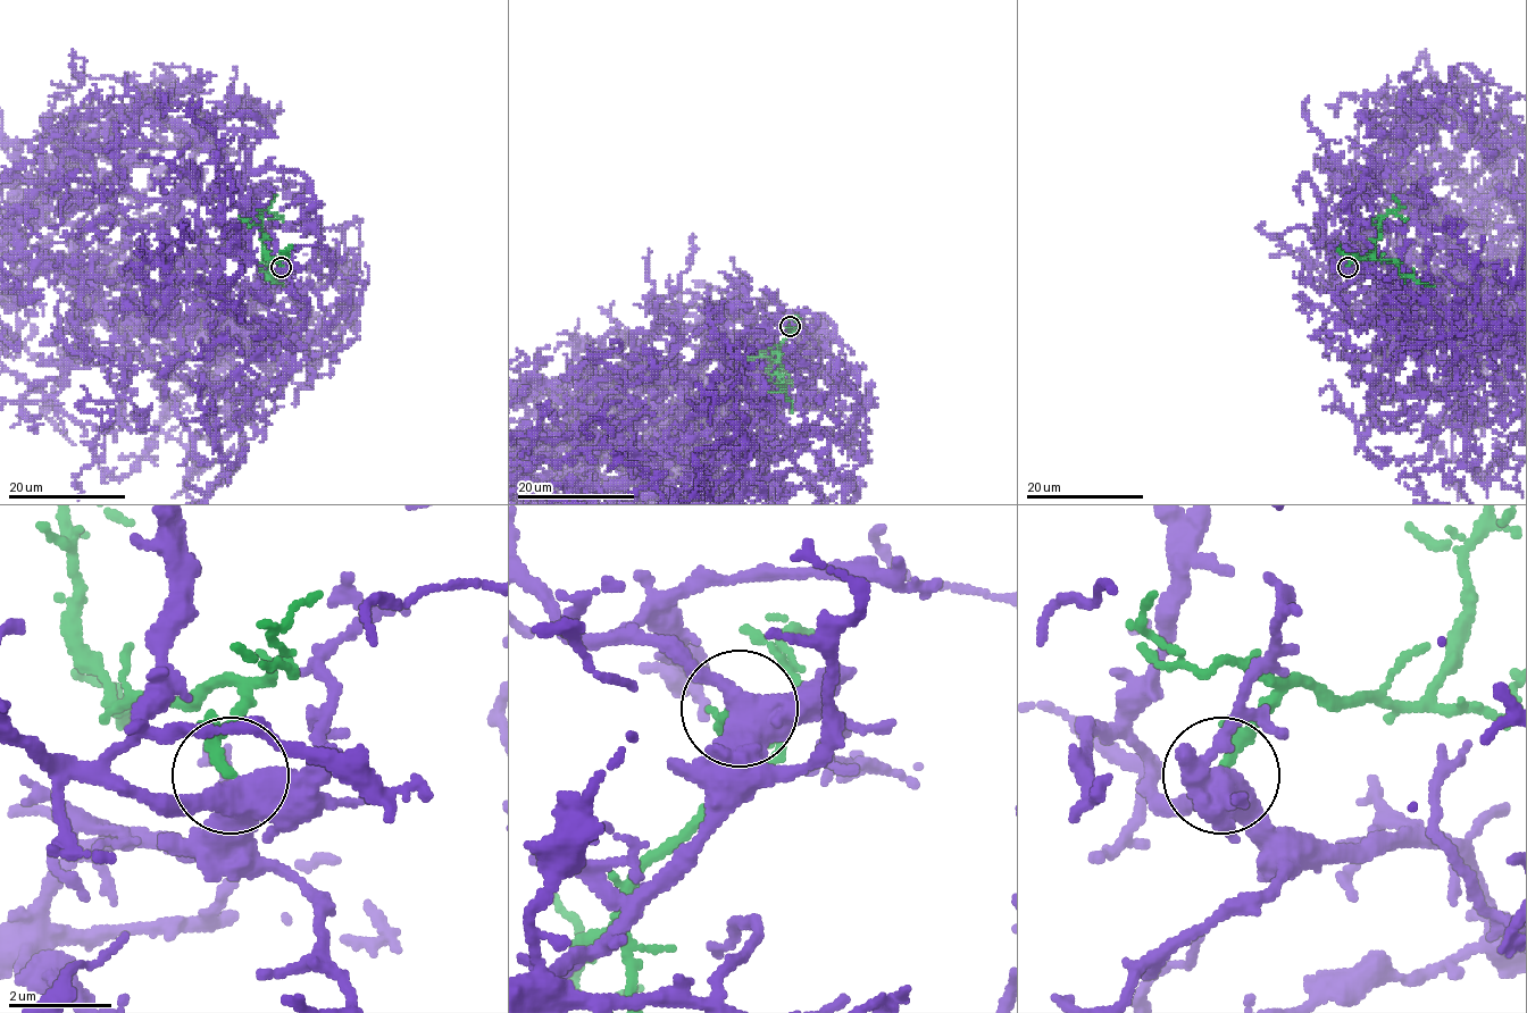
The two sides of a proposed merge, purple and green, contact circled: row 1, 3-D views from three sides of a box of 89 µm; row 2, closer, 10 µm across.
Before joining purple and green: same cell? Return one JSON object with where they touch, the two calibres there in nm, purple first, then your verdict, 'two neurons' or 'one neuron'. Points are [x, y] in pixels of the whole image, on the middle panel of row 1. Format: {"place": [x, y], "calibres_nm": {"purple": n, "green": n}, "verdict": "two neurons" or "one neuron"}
{"place": [790, 326], "calibres_nm": {"purple": 440, "green": 160}, "verdict": "two neurons"}

